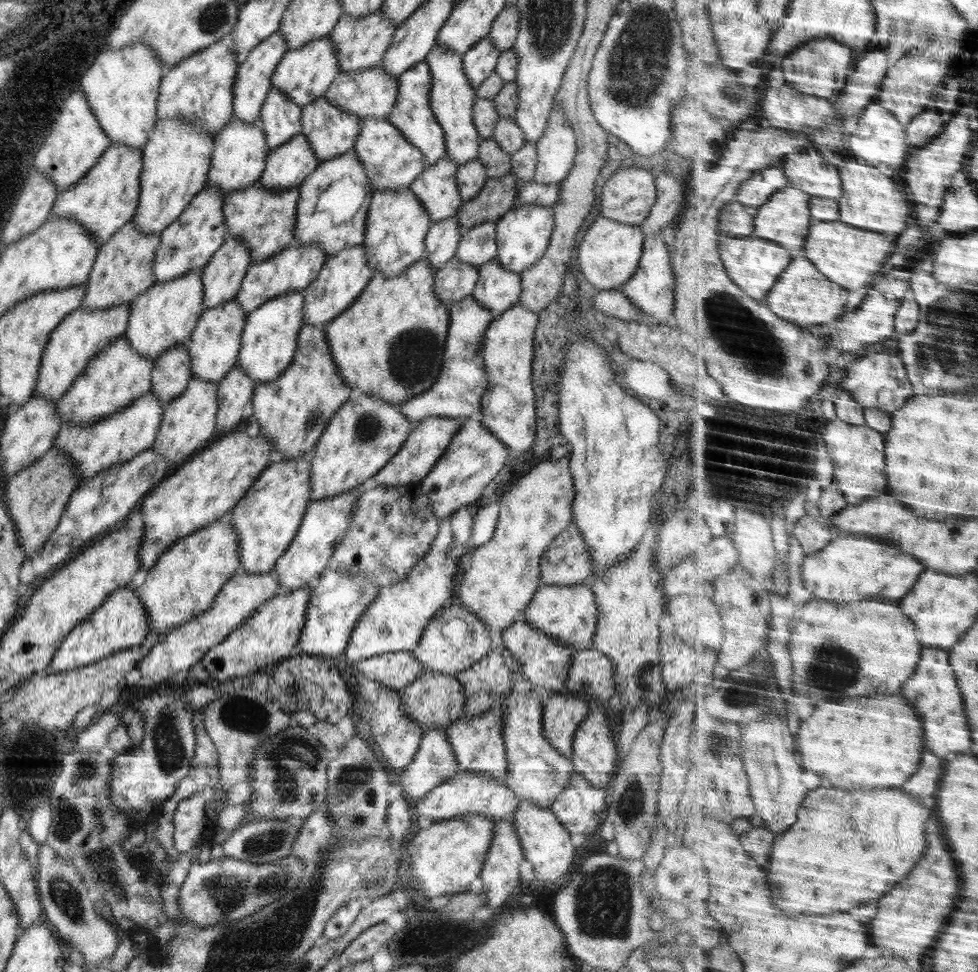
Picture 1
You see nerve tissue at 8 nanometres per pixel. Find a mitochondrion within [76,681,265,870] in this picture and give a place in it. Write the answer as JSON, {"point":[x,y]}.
{"point":[167,741]}

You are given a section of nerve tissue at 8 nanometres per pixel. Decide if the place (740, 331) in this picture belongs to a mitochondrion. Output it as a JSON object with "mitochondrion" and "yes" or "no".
{"mitochondrion":"yes"}

